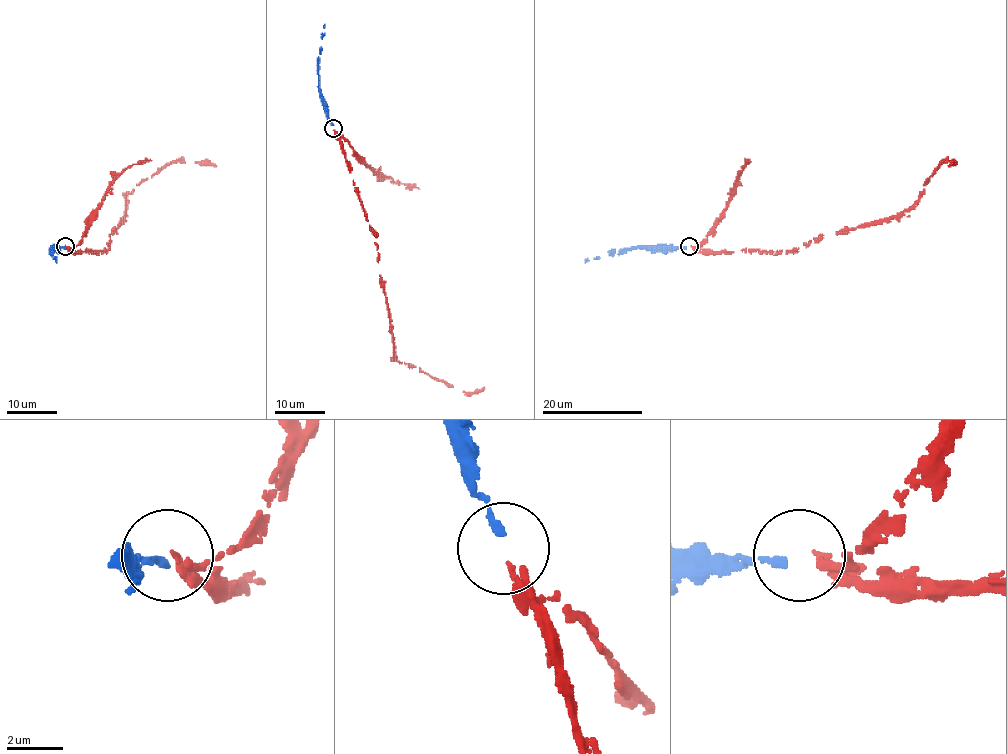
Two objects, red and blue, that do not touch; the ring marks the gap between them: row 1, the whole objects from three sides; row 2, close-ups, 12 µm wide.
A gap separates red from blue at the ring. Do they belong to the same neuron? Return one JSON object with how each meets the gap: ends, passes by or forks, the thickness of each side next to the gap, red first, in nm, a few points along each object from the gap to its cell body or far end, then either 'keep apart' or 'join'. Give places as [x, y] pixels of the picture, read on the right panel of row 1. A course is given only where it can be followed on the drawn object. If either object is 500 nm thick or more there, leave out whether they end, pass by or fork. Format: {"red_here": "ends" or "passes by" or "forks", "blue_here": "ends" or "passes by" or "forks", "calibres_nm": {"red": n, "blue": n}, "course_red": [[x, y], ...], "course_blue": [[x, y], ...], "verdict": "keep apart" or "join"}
{"red_here": "ends", "blue_here": "ends", "calibres_nm": {"red": 160, "blue": 300}, "course_red": [[691, 246], [702, 251], [796, 250], [823, 235], [899, 216], [943, 161], [953, 163], [948, 166]], "course_blue": [[686, 246], [622, 249], [617, 254], [611, 253], [585, 263]], "verdict": "join"}

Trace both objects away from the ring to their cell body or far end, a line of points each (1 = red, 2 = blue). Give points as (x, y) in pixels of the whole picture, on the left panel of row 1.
1: (65, 246), (98, 254), (106, 250), (125, 216), (125, 199), (169, 164), (216, 166)
2: (64, 246), (50, 249), (56, 263)

